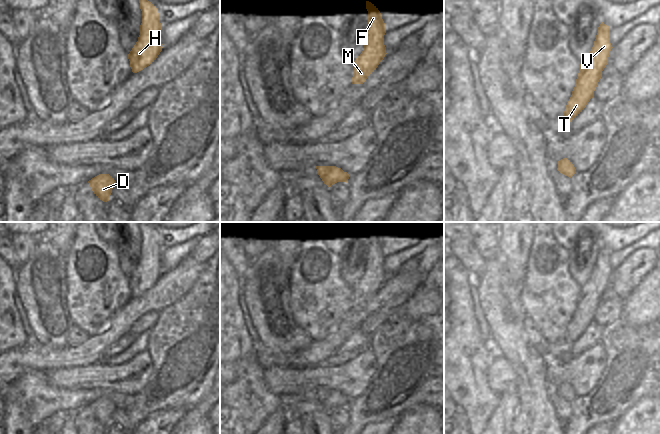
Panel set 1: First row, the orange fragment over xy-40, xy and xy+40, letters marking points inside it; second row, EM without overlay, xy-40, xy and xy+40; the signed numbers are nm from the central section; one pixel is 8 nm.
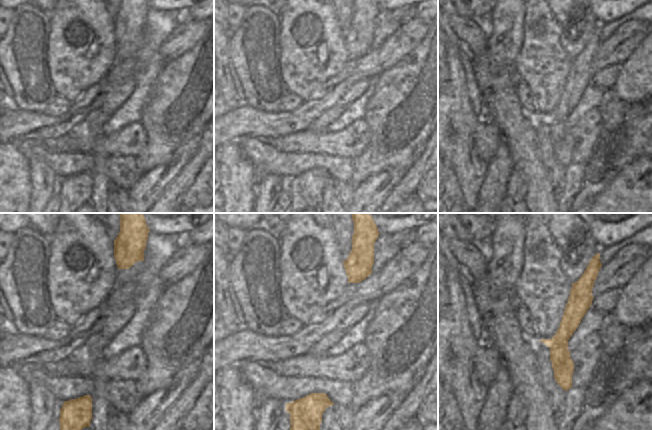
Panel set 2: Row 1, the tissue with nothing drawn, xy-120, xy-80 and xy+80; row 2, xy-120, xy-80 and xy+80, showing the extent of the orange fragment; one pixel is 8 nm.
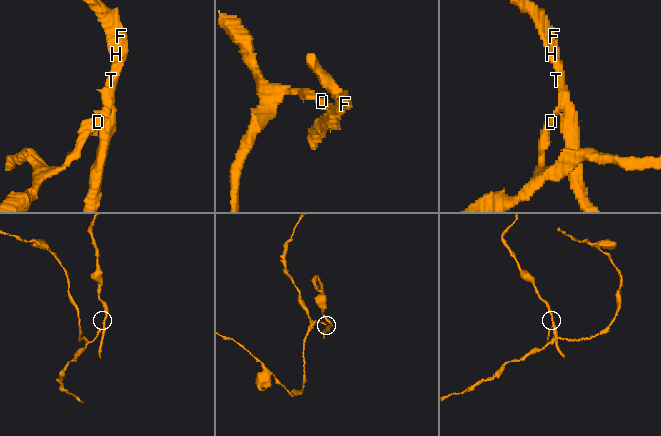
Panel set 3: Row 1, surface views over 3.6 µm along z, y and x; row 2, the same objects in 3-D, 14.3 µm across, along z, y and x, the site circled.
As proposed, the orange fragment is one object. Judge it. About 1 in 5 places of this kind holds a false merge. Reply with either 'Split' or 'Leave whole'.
Split

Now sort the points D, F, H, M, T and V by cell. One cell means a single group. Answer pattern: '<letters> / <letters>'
D / F H M T V

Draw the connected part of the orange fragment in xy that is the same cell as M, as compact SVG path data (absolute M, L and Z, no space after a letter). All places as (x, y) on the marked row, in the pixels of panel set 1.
M366 1L368 11L368 35L362 53L354 61L352 84L363 84L384 59L386 25L378 8Z

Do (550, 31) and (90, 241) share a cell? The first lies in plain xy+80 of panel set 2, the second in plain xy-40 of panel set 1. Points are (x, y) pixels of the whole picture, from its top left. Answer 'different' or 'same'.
same

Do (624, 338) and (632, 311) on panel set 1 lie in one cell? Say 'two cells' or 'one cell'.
two cells

